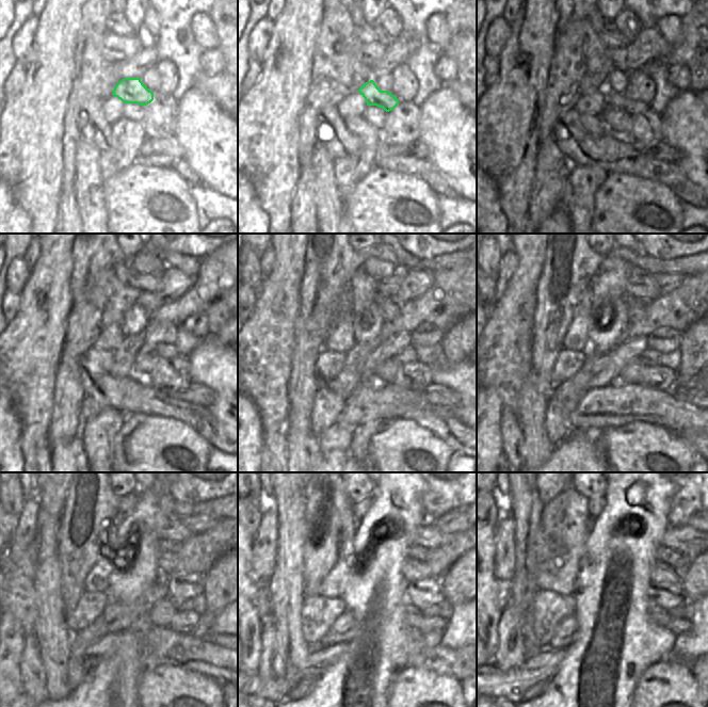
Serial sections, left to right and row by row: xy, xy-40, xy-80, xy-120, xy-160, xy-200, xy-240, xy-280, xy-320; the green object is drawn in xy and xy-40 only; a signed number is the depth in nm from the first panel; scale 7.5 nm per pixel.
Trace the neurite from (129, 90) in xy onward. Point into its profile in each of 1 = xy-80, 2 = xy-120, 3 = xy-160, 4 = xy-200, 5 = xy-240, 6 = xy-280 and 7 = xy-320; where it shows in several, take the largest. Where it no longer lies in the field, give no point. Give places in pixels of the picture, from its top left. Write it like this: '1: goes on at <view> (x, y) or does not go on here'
1: goes on at xy-80 (613, 99)
2: goes on at xy-120 (166, 351)
3: goes on at xy-160 (408, 354)
4: goes on at xy-200 (648, 357)
5: goes on at xy-240 (197, 604)
6: goes on at xy-280 (433, 610)
7: goes on at xy-320 (677, 611)

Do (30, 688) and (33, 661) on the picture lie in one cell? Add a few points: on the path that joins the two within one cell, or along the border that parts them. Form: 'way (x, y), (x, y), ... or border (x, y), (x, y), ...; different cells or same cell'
way (32, 681), (32, 668); same cell

